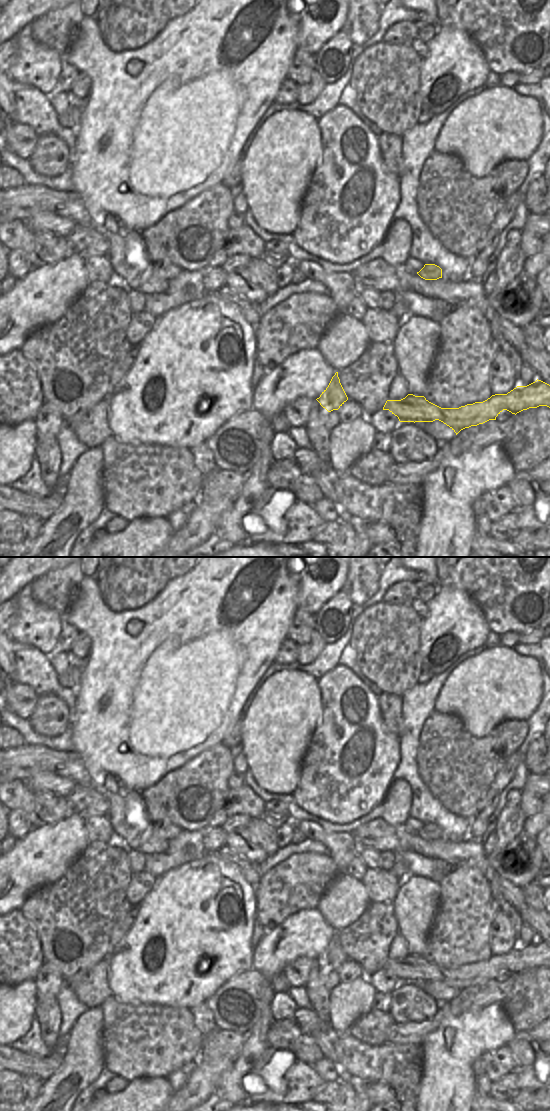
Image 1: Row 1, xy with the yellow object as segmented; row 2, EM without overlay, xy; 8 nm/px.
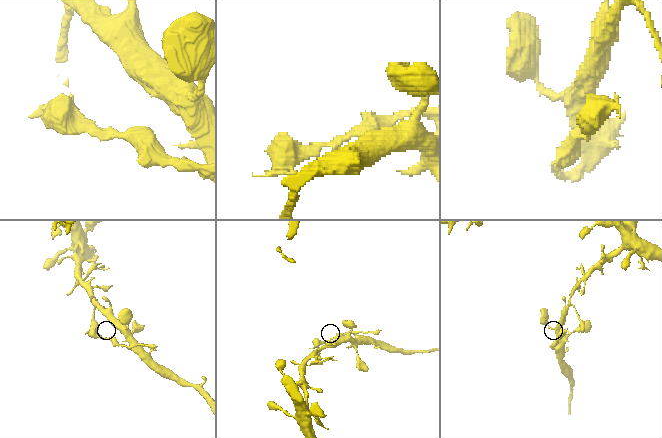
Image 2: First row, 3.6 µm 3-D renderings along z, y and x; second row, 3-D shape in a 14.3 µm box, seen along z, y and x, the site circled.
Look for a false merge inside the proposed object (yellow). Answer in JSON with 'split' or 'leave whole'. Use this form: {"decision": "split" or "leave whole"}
{"decision": "leave whole"}

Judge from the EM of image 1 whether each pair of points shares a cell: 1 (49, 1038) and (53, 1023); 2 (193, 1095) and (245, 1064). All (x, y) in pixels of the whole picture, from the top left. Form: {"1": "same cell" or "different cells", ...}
{"1": "same cell", "2": "different cells"}

